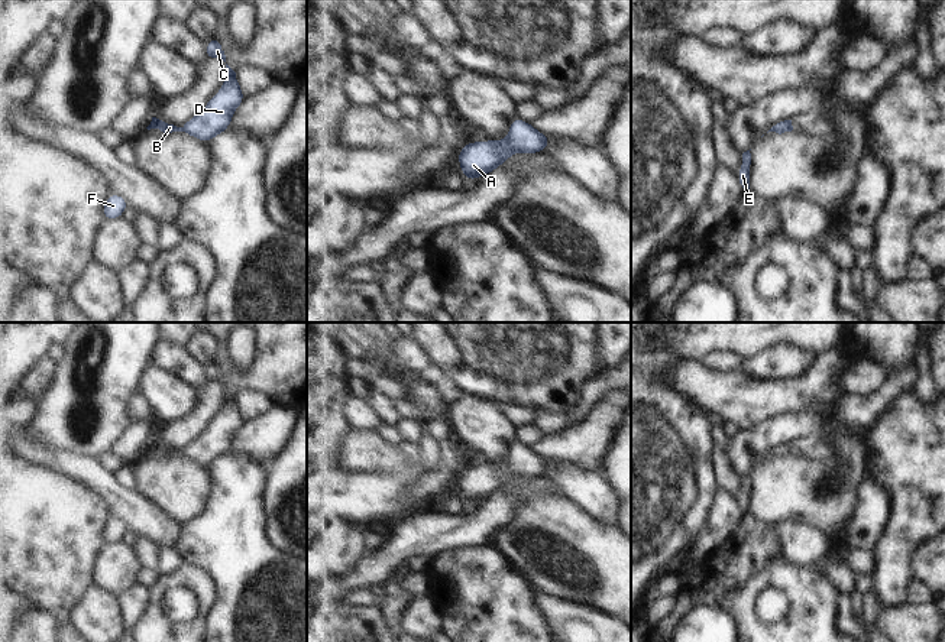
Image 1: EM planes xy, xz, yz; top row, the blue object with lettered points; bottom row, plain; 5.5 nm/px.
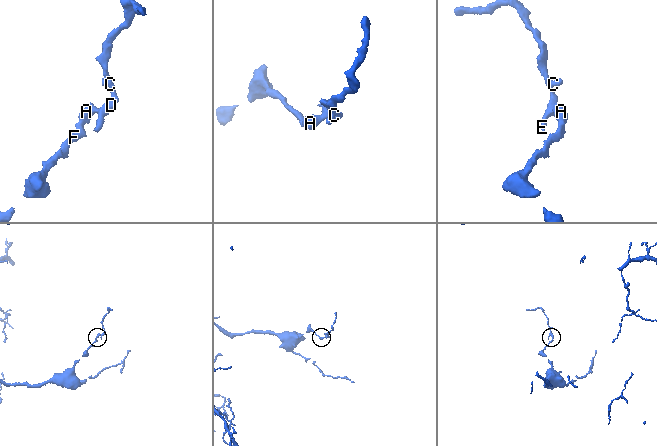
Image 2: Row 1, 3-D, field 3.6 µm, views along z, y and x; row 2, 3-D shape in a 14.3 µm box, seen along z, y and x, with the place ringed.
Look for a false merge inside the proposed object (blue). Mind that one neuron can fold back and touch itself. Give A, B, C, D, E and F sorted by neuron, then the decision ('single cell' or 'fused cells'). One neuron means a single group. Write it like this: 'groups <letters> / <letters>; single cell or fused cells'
groups A B C D E F; single cell

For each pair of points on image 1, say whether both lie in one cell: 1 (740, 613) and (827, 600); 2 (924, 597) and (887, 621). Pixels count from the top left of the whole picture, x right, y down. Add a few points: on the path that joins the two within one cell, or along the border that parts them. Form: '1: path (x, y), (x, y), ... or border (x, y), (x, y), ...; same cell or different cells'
1: path (761, 626), (801, 626), (805, 622); same cell
2: border (906, 599), (919, 605), (929, 603); different cells

